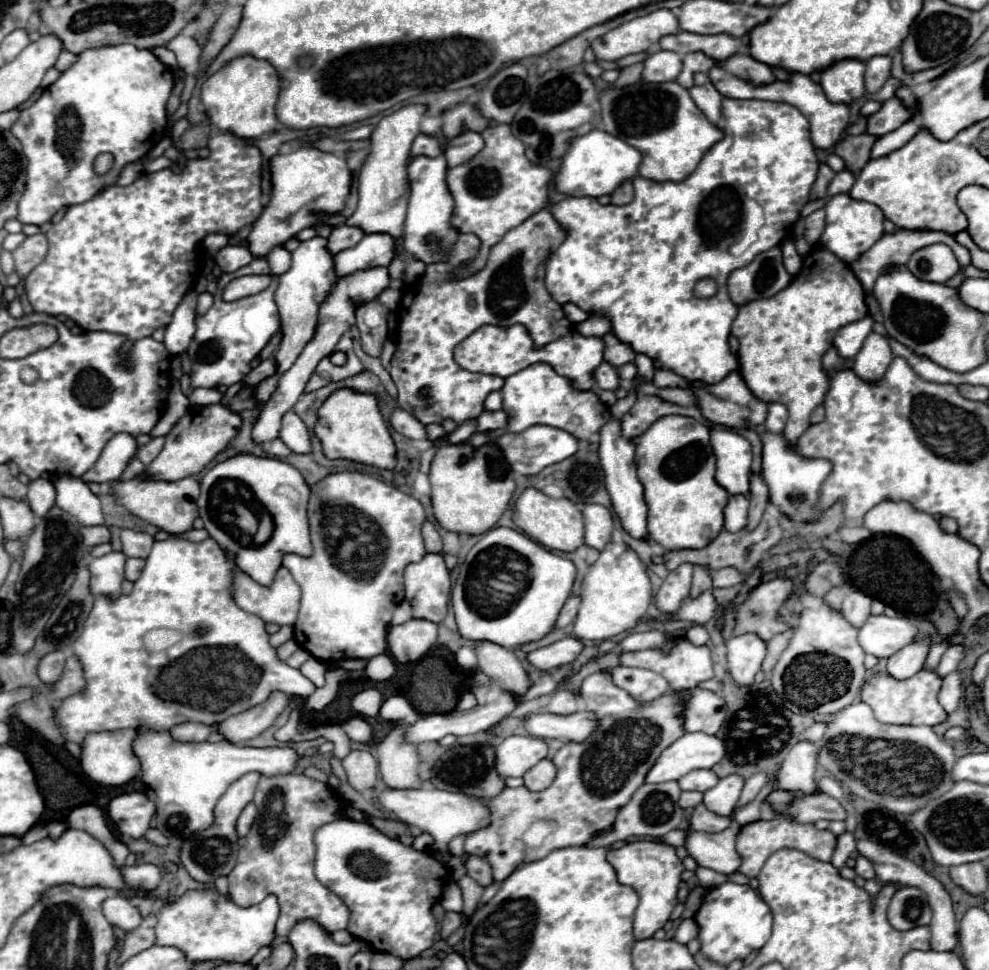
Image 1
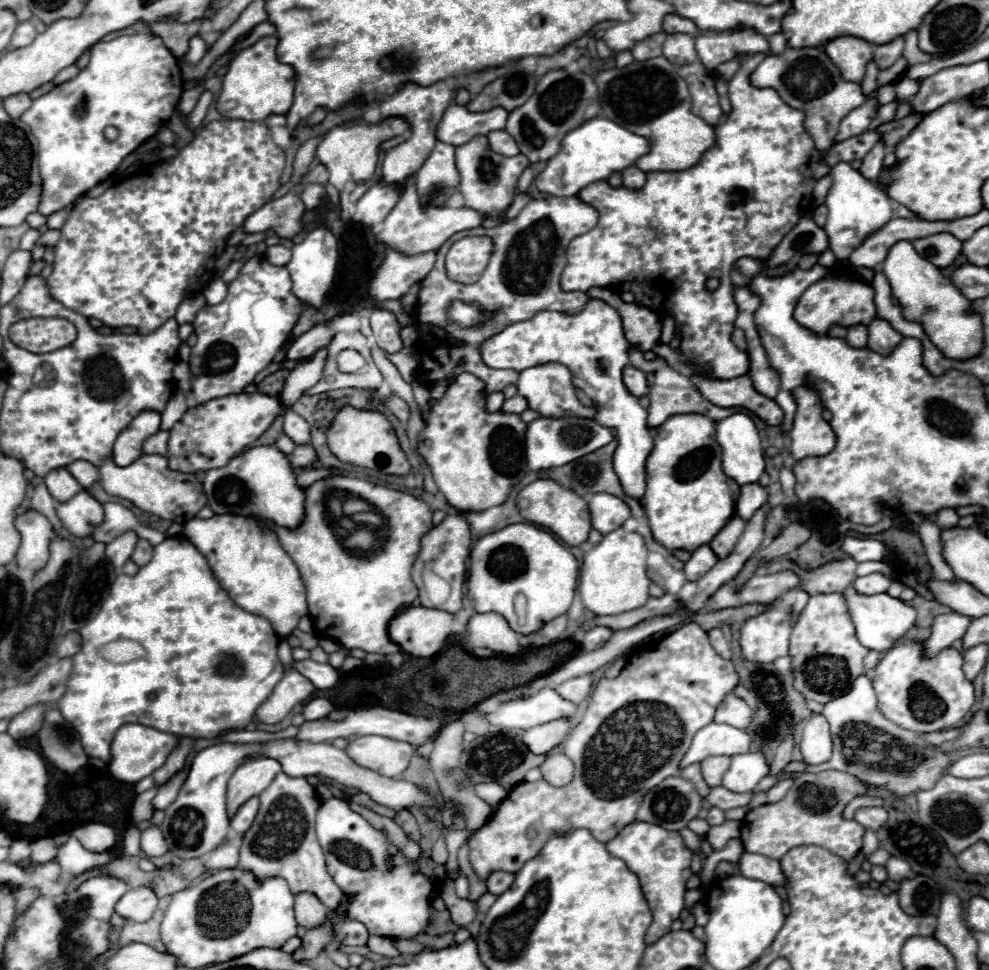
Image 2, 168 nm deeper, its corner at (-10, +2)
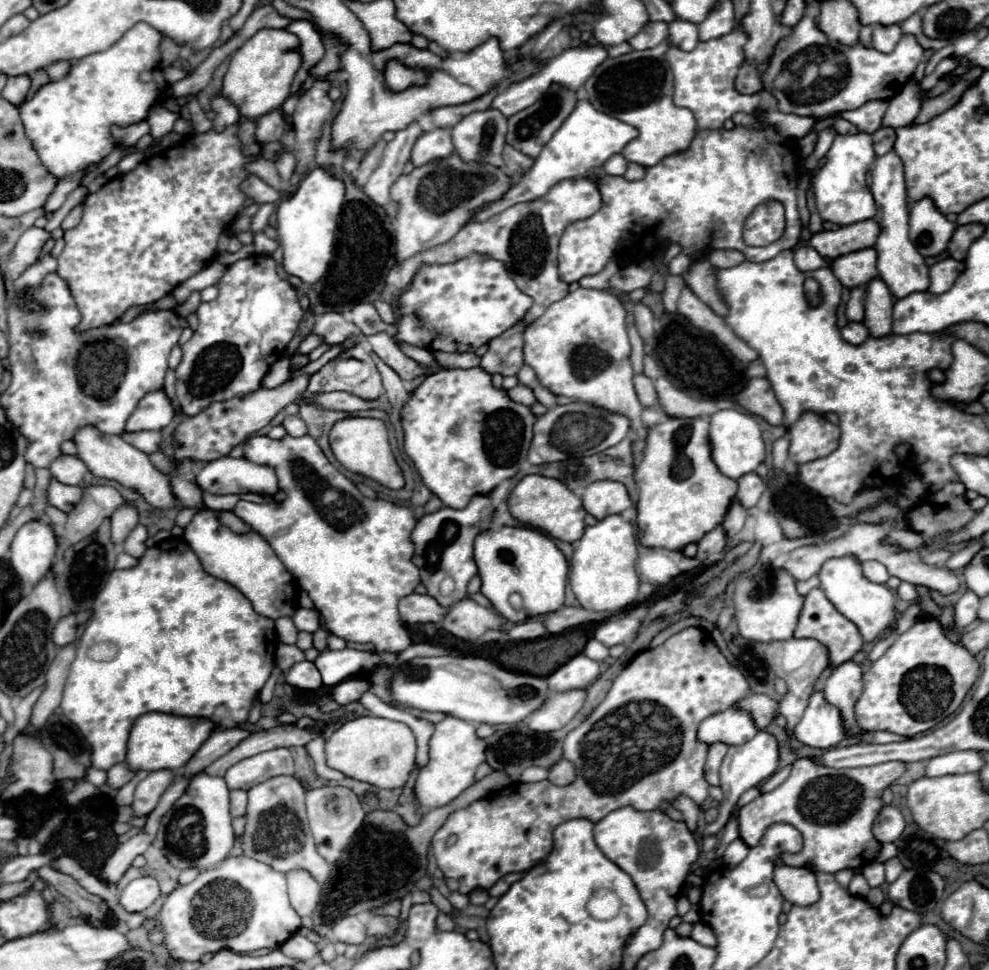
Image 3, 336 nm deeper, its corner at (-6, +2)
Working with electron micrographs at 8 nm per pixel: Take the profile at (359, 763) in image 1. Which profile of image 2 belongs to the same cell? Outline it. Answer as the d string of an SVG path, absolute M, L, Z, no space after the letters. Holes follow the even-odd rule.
M359 736L345 748L345 752L359 766L395 778L405 772L413 748L407 742L385 736Z

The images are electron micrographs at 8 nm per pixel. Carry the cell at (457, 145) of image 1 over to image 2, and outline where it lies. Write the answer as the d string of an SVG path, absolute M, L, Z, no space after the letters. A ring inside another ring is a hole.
M505 130L489 132L487 140L489 140L489 148L493 152L497 152L497 154L503 154L503 156L515 156L515 154L519 154L519 148L517 148L515 140Z

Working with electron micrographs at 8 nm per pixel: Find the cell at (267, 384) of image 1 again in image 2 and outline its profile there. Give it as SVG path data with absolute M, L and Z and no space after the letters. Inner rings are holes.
M323 226L309 232L303 238L303 242L297 242L293 246L293 258L287 264L287 270L289 270L291 280L293 280L293 294L305 306L321 308L321 304L325 302L325 292L329 292L329 288L333 288L333 276L337 270L337 256L339 256L337 238L329 230L325 230Z

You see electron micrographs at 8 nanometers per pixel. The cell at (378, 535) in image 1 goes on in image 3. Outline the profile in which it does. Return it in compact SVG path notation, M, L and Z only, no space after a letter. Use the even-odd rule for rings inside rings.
M305 434L301 438L283 436L281 440L273 440L269 436L251 436L245 442L243 456L251 462L265 464L277 472L279 490L285 492L281 502L247 502L239 500L233 512L251 524L251 528L261 534L269 546L275 550L279 560L289 568L299 588L309 592L315 608L327 630L347 642L373 644L383 650L401 652L411 644L411 636L407 632L405 622L397 612L399 598L411 594L419 584L419 568L413 564L413 542L411 530L415 528L415 516L405 506L395 506L387 500L369 500L365 498L357 486L345 478L321 452L317 442Z

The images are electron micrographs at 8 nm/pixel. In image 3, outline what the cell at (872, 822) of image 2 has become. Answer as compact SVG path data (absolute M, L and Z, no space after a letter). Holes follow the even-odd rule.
M885 806L879 812L879 816L875 820L875 826L873 826L873 834L881 844L895 842L901 836L903 830L905 830L905 820L903 820L901 812L893 806Z

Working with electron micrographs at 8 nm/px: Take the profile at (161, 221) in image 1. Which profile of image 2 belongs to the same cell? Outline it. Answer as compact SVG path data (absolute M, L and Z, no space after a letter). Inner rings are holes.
M217 120L209 122L179 156L153 164L153 172L137 172L107 188L97 198L83 198L61 228L61 240L55 246L53 272L47 278L49 294L63 306L97 318L105 326L133 326L137 332L153 332L165 320L175 316L177 306L205 284L203 266L207 262L207 280L211 264L225 248L225 238L257 212L279 188L279 176L285 166L285 154L271 140L265 122Z

